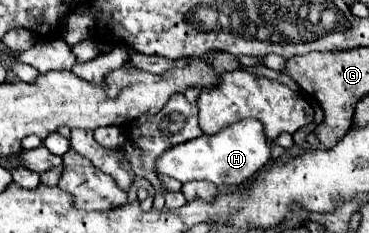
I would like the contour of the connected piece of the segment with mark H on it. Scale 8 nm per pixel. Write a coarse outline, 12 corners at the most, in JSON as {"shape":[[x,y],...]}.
{"shape":[[258,119],[158,159],[182,183],[238,187],[272,159]]}

